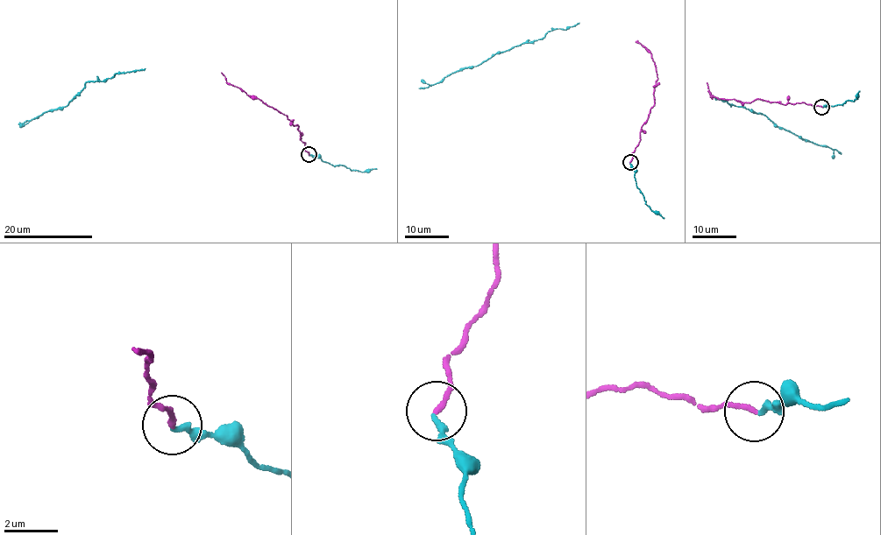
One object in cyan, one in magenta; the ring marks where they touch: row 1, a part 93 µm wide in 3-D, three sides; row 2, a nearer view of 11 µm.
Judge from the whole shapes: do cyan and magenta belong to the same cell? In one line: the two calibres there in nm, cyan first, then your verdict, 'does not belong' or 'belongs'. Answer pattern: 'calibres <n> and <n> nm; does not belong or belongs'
calibres 200 and 180 nm; belongs

